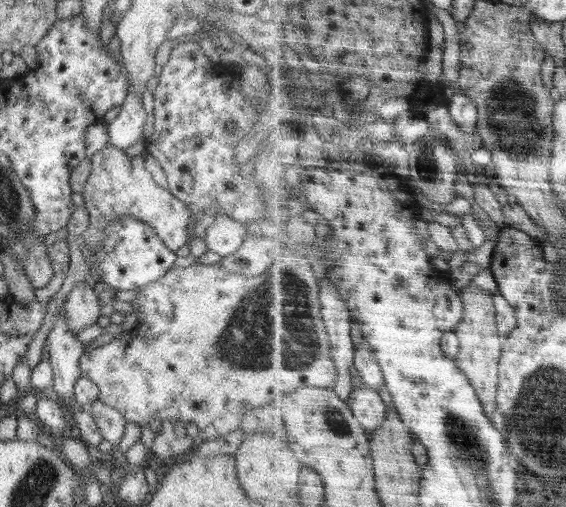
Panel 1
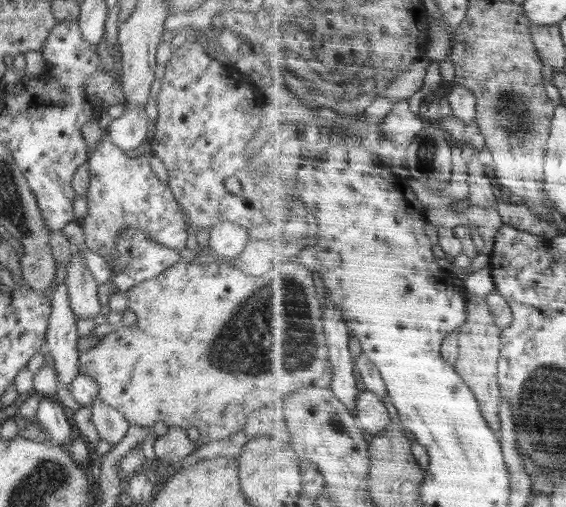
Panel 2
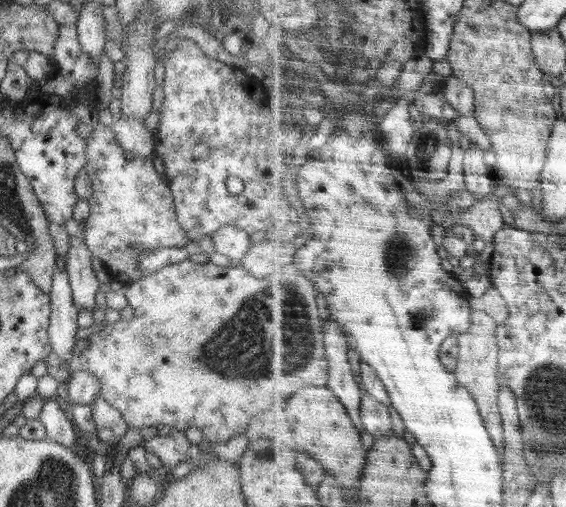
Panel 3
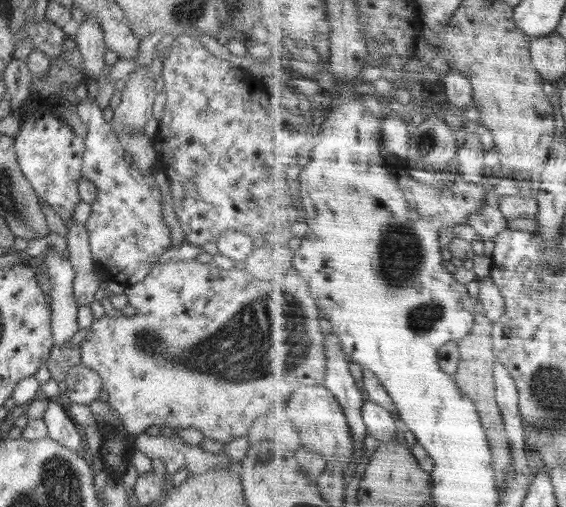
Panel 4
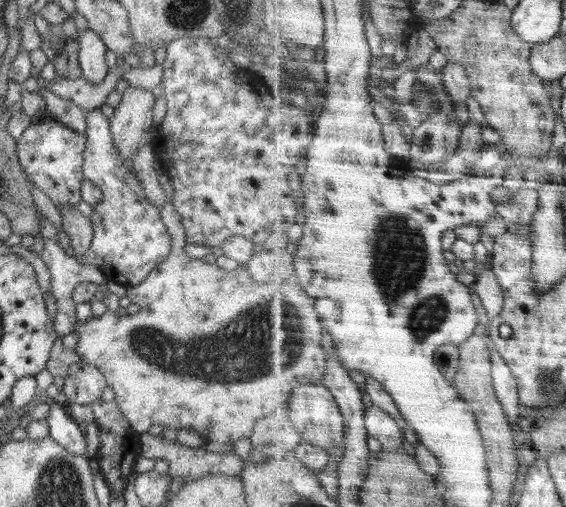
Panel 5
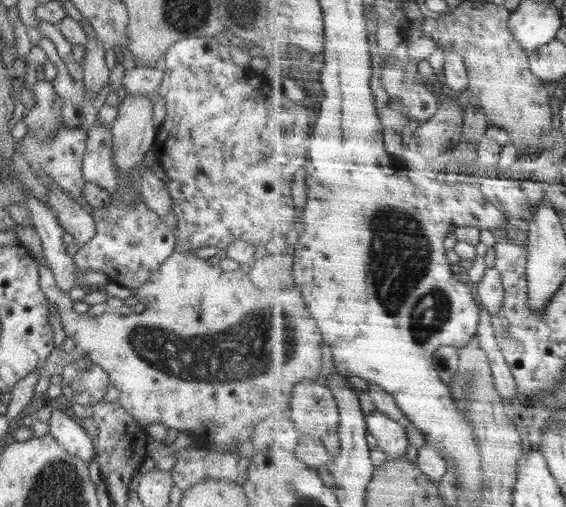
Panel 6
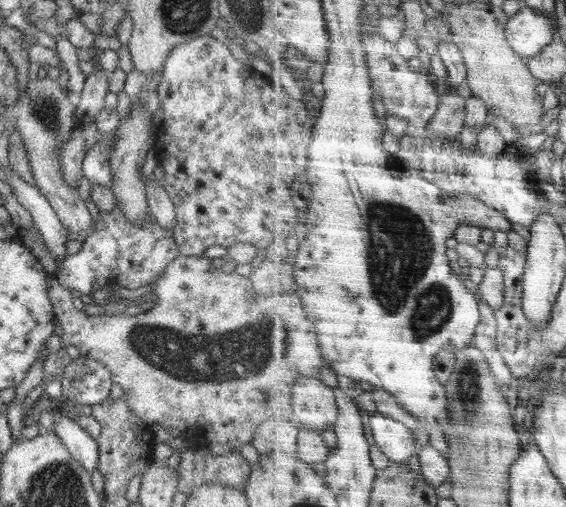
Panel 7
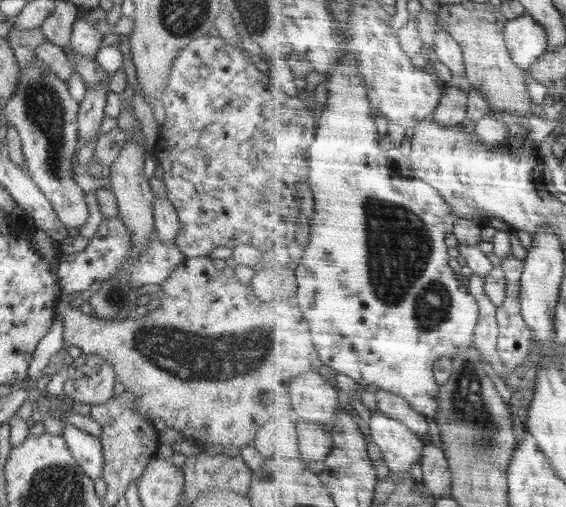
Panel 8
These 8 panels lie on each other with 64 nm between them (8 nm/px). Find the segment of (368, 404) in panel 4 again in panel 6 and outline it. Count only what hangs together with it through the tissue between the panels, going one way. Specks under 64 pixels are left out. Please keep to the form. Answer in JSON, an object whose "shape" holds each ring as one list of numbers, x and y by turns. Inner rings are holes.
{"shape":[[375,410,367,418,369,432,377,439,379,449,389,458,405,457,410,440,406,433,406,426,388,413]]}

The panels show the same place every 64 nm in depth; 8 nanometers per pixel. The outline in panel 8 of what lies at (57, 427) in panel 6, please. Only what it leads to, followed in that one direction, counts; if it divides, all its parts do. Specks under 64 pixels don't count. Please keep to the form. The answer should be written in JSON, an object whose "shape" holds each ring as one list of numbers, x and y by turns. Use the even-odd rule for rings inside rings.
{"shape":[[64,422,61,436,81,469,92,480,102,477,104,461,99,437,80,430,76,425]]}

